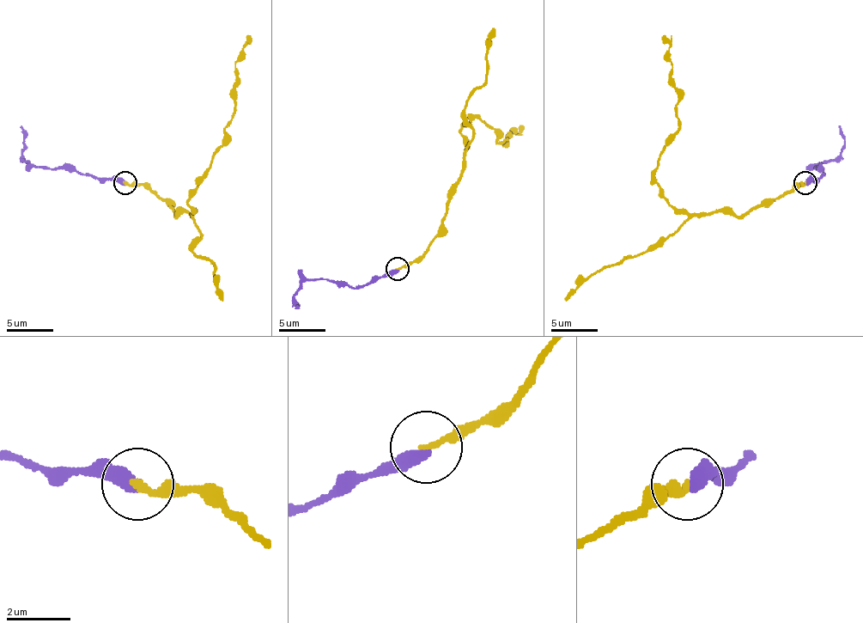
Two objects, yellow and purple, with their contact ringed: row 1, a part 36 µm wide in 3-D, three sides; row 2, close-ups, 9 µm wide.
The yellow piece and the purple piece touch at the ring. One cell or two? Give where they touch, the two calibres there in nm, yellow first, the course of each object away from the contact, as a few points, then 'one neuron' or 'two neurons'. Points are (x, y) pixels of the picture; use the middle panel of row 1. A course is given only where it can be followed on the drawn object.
(398, 269) | 200/440 nm | yellow via (397, 268), (427, 249), (446, 215), (462, 171), (462, 129), (473, 118), (496, 141), (507, 141), (522, 125) | purple via (397, 271), (373, 277), (360, 286), (306, 279), (295, 301), (295, 308), (293, 302) | one neuron

